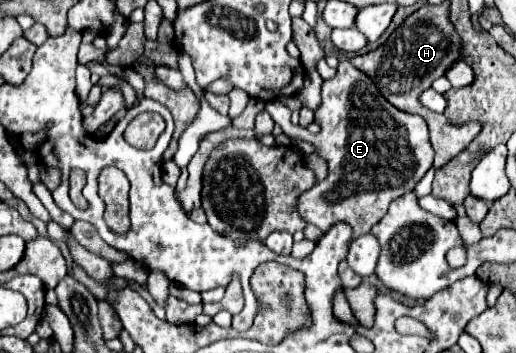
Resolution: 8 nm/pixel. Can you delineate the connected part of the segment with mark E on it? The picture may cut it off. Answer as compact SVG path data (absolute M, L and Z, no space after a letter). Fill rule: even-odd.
M342 60L338 64L336 76L332 80L326 80L322 86L322 106L316 110L316 120L314 120L322 128L320 134L310 134L308 130L294 126L286 116L286 106L278 100L268 102L266 108L274 118L274 122L282 126L284 134L288 134L292 140L300 138L312 142L318 148L316 154L324 156L330 166L328 178L324 182L318 182L316 188L304 192L304 196L300 196L300 214L304 216L306 222L318 226L322 232L328 232L338 222L352 226L350 242L368 234L372 226L378 224L380 218L386 214L394 198L412 192L414 186L422 180L422 176L430 170L434 160L434 150L430 144L428 126L424 118L392 108L392 104L388 104L388 100L384 100L384 96L378 92L376 84L364 72L354 68L350 60Z

